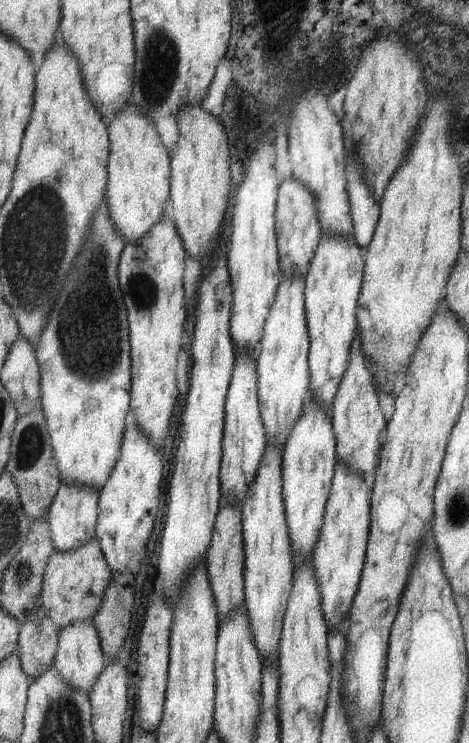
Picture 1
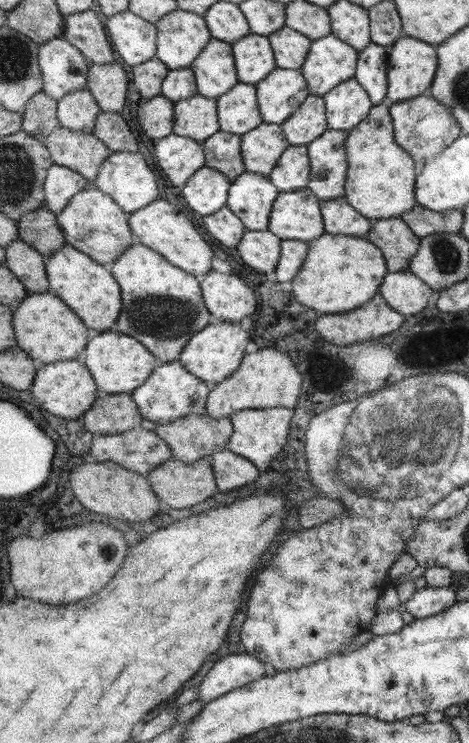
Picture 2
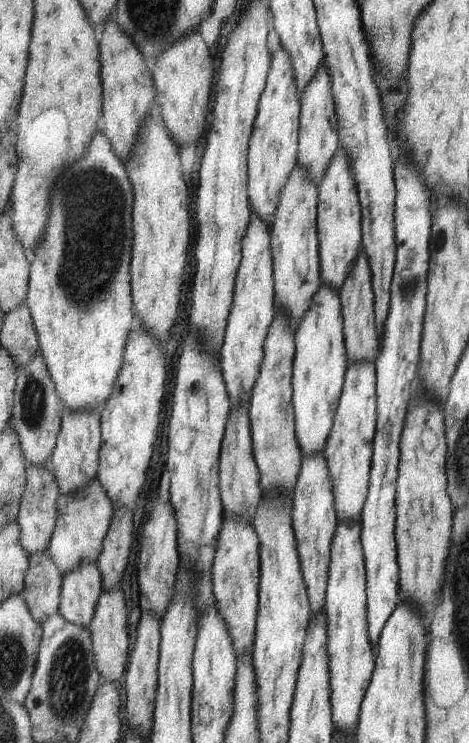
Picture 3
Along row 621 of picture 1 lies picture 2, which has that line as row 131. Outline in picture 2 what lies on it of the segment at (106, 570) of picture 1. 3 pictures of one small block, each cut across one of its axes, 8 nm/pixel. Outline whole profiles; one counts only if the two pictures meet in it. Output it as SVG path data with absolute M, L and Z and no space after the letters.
M59 126L45 141L52 158L59 165L67 165L71 169L89 179L92 185L101 171L103 163L113 153L103 140L94 133L85 133Z

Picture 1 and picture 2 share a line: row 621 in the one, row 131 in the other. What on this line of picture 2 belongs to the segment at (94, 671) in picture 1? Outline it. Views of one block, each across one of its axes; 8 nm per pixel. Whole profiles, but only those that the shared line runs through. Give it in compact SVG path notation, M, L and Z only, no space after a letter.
M87 86L67 93L58 102L60 126L75 131L93 133L101 111L101 105Z

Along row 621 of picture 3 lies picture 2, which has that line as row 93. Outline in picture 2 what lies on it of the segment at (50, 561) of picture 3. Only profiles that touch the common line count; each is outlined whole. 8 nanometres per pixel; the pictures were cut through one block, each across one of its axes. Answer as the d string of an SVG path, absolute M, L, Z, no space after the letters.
M44 90L39 91L27 103L22 130L45 142L59 126L57 99L47 95Z

